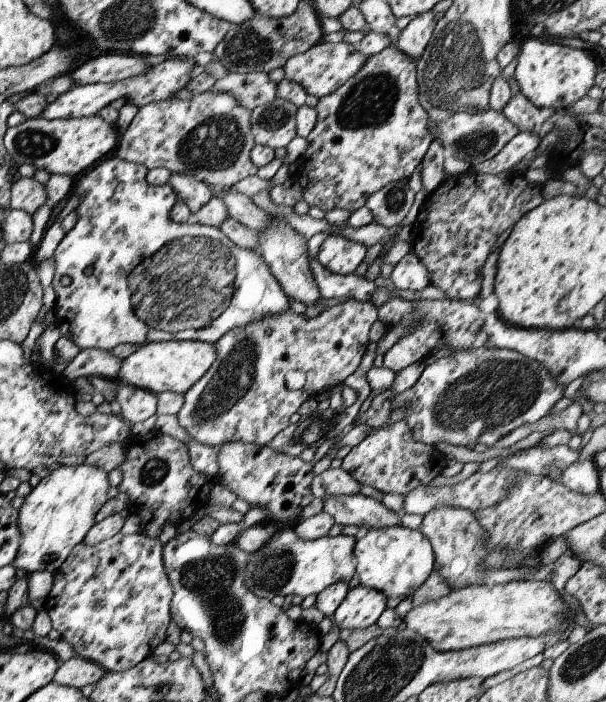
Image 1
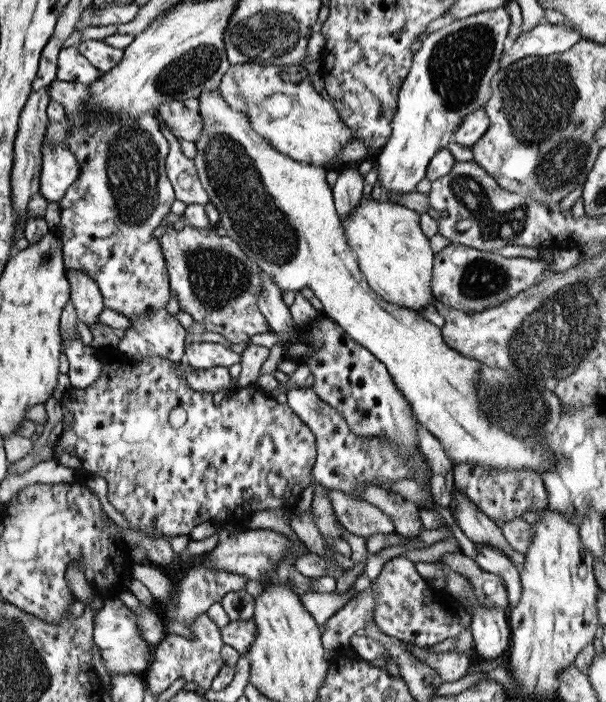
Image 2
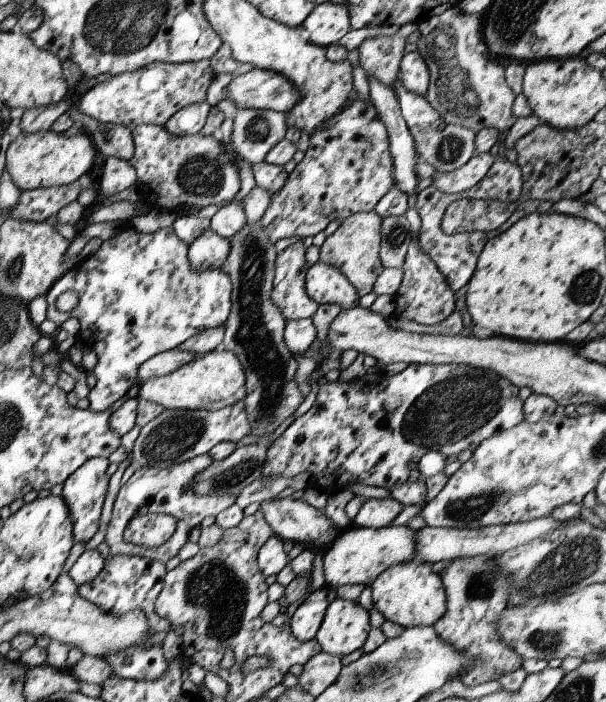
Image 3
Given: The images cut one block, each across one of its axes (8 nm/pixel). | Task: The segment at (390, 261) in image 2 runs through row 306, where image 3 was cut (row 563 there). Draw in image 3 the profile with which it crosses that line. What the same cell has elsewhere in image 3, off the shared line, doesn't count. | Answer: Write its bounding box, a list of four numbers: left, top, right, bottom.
[371,560,446,629]

